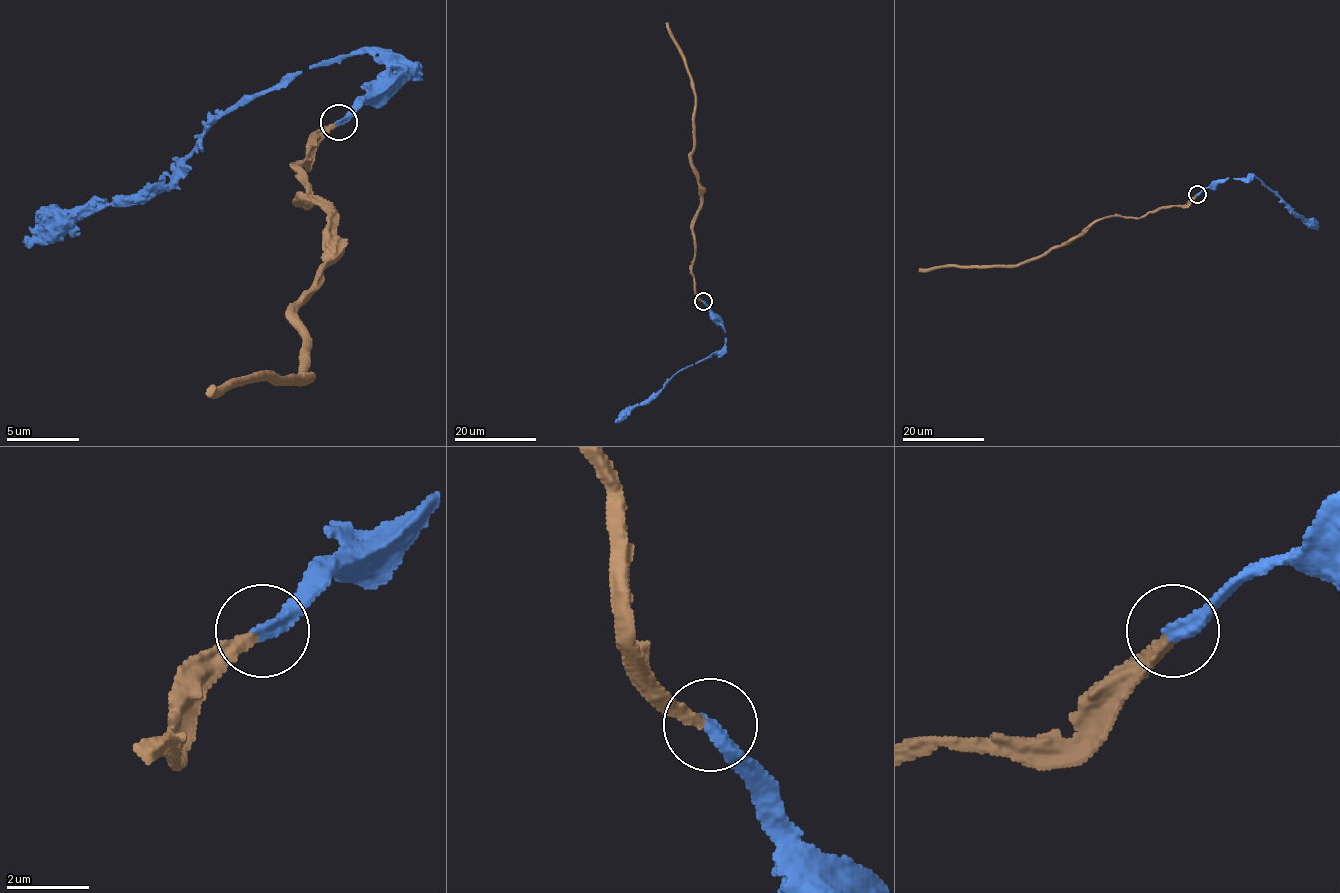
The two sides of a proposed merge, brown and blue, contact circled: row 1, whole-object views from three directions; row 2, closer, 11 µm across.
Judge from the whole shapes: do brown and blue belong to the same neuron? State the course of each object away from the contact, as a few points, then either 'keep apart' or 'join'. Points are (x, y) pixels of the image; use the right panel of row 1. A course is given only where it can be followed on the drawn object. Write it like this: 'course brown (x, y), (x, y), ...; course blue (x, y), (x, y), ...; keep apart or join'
course brown (1197, 194), (1189, 203), (1159, 207), (1139, 218), (1095, 220), (1082, 233), (1015, 265), (919, 271); course blue (1197, 194), (1206, 188), (1213, 188), (1222, 180), (1253, 174), (1294, 212), (1318, 228); join

